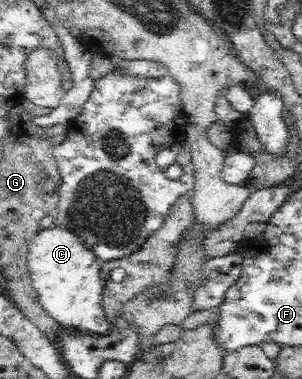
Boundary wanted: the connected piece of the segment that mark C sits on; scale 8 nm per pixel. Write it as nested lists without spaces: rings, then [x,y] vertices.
[[[53,225],[31,238],[27,250],[30,280],[45,312],[63,328],[93,335],[109,333],[109,320],[102,307],[105,282],[100,271],[103,261],[85,246],[81,237]]]

